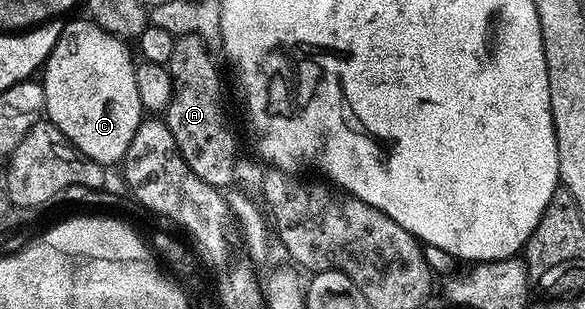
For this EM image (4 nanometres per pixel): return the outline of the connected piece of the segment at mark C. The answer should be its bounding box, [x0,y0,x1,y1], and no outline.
[42,18,142,165]

